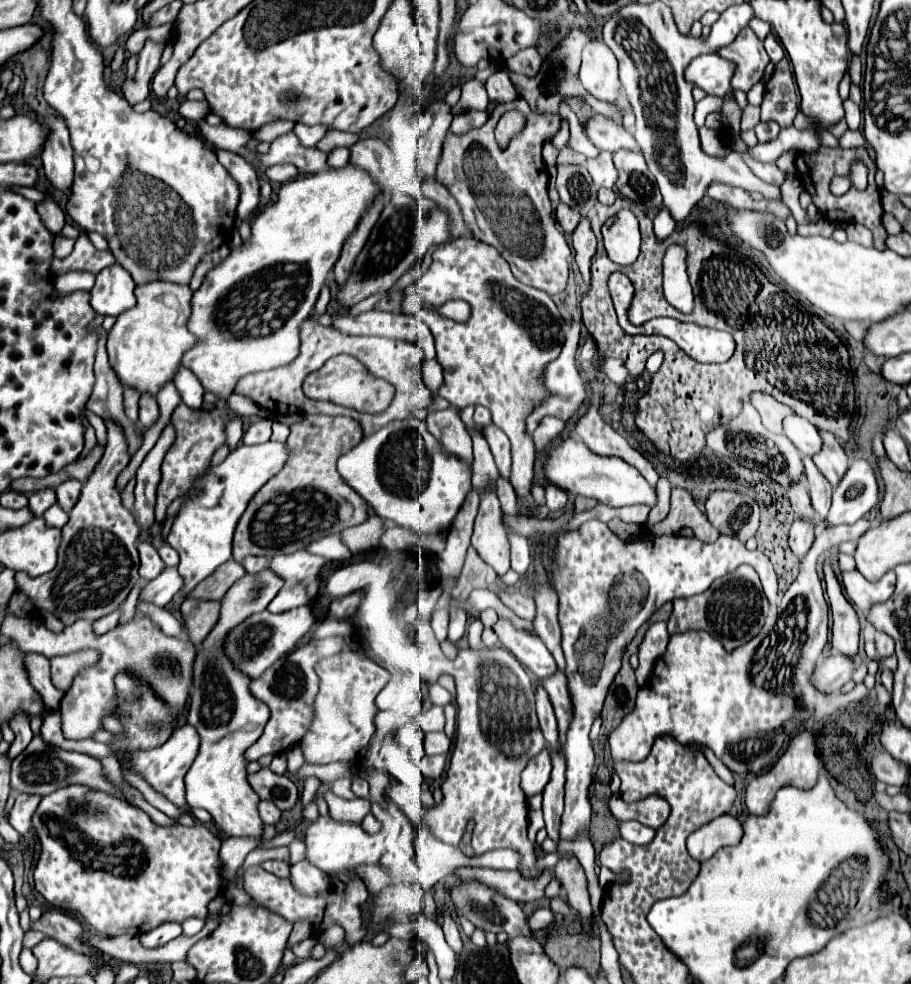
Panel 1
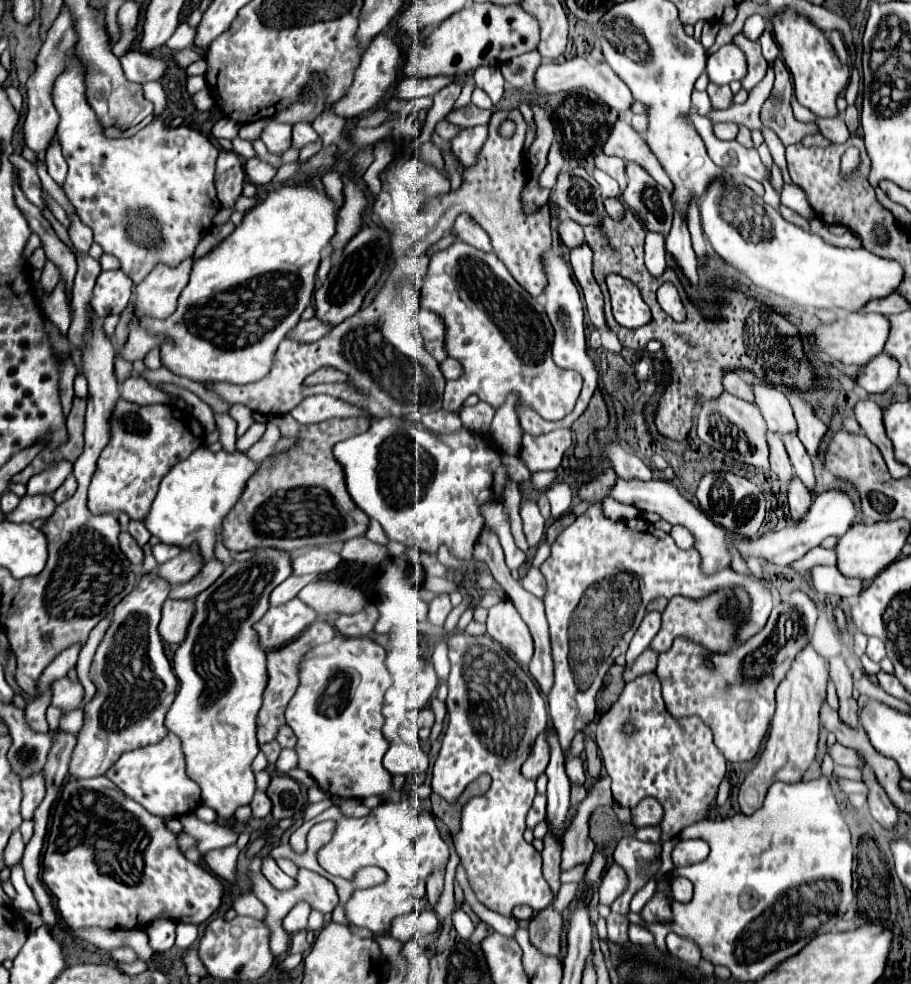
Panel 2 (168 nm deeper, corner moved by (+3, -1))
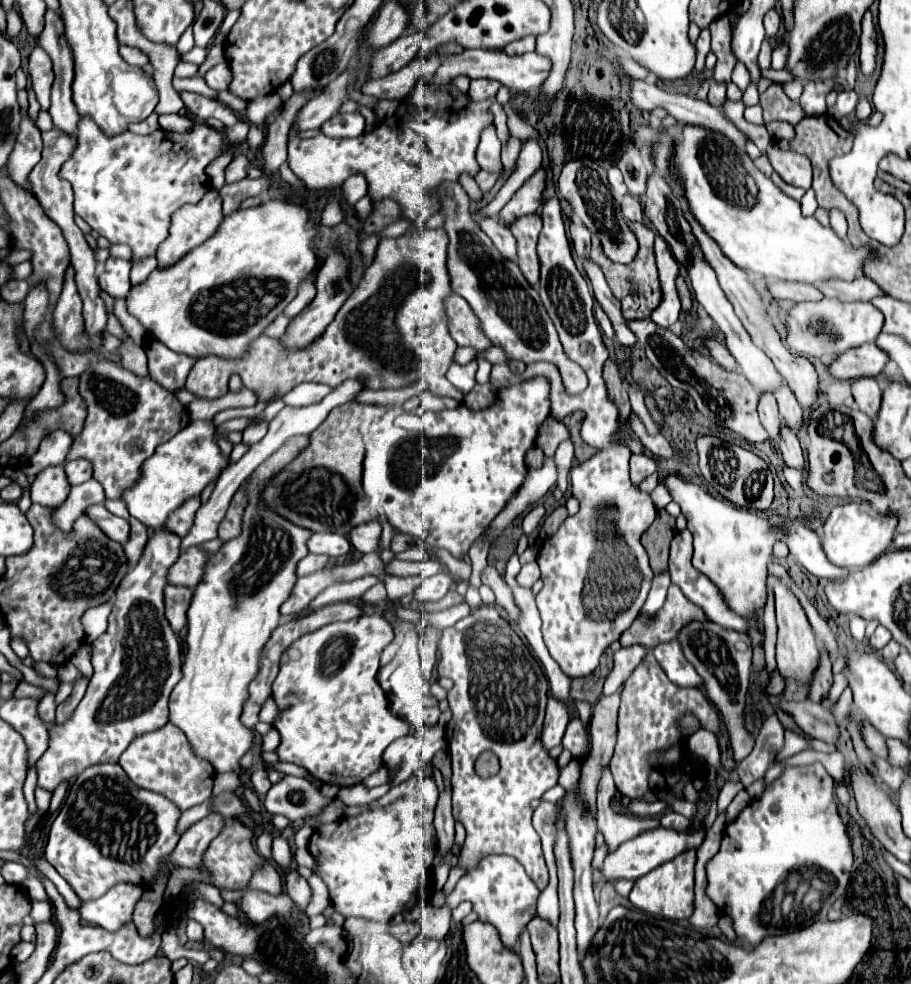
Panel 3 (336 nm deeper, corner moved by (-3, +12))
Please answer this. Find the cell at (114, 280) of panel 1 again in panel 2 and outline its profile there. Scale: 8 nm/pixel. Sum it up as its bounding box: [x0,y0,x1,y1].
[90,270,132,320]

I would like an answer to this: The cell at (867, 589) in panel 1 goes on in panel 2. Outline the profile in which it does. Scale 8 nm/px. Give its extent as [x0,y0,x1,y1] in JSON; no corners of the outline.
[810,566,864,598]

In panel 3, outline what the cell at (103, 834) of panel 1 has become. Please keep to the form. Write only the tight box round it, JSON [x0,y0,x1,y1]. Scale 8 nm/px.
[44,763,180,903]

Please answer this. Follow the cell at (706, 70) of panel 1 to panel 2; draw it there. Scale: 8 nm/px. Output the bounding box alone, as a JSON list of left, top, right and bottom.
[706,42,746,80]

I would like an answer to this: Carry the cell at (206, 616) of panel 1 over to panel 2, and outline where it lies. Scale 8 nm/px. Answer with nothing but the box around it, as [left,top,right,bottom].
[158,598,194,644]

